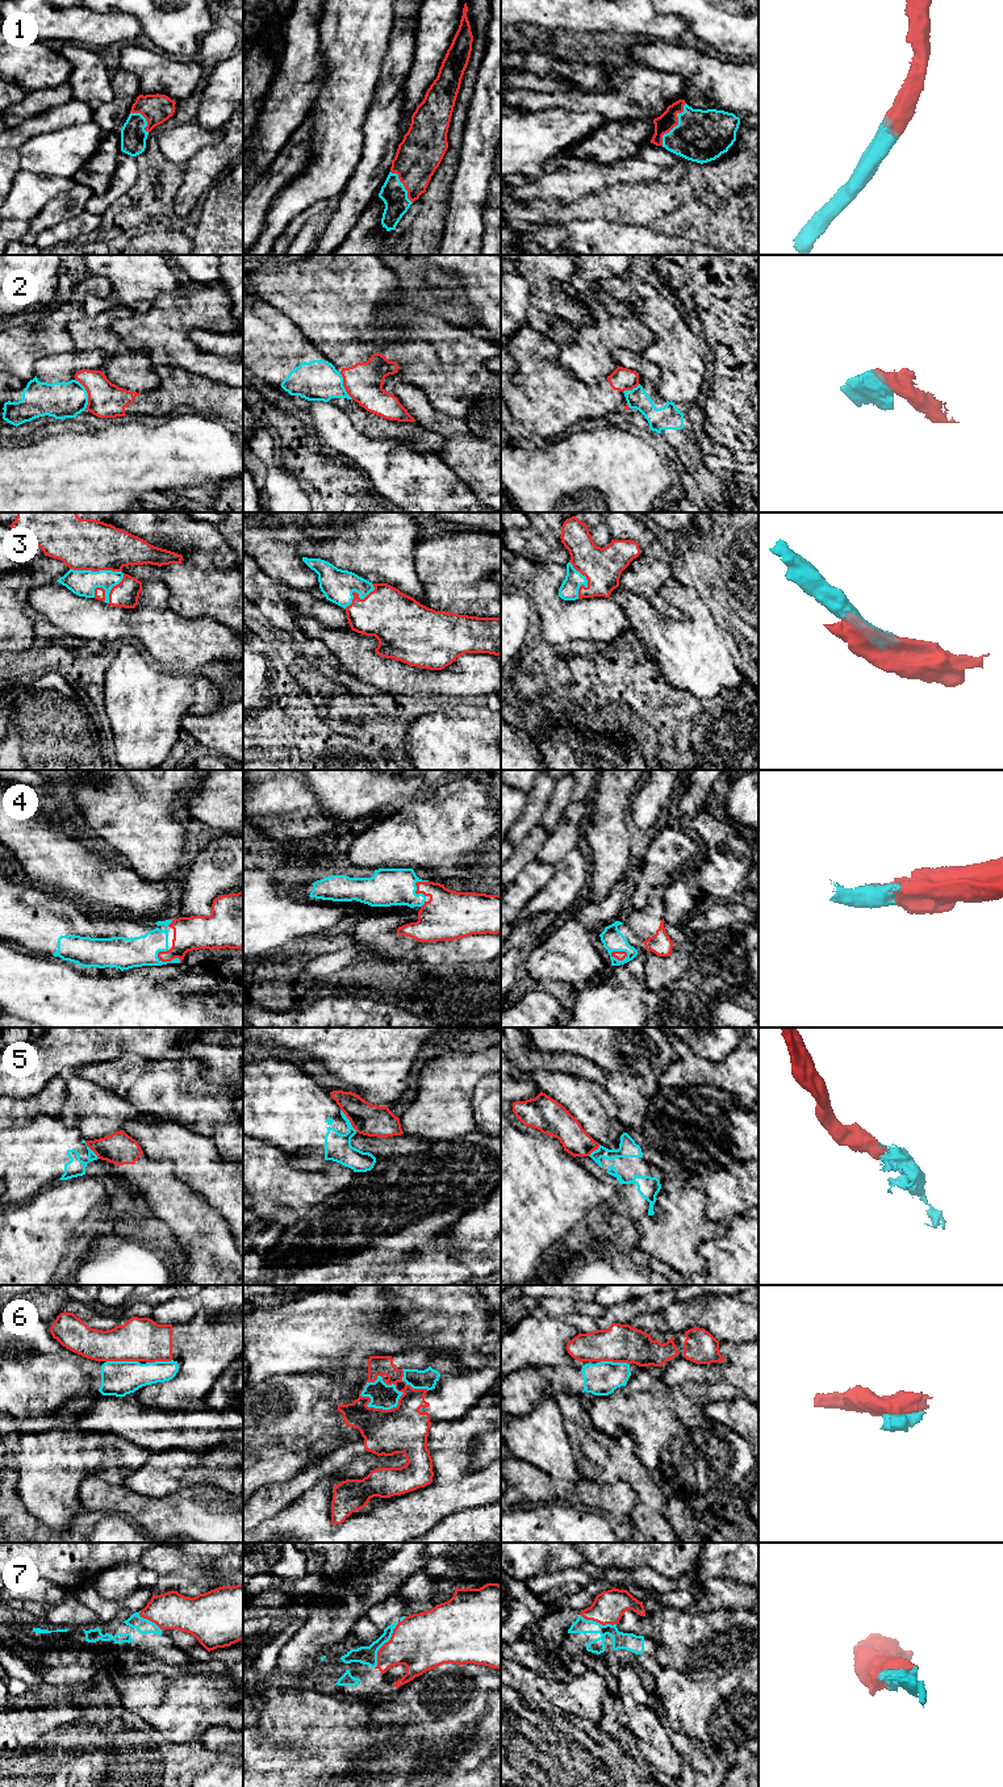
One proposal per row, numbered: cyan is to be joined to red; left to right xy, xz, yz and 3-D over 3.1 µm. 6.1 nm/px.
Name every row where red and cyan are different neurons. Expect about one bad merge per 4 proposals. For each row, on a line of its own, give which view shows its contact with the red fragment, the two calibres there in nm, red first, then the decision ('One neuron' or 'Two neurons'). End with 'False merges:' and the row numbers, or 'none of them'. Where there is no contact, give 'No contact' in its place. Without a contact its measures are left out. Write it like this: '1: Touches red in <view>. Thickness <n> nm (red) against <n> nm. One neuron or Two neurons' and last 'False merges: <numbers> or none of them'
1: Touches red in yz. Thickness 110 nm (red) against 320 nm. One neuron
2: Touches red in xy. Thickness 220 nm (red) against 220 nm. Two neurons
3: Touches red in xy. Thickness 320 nm (red) against 160 nm. One neuron
4: Touches red in xy. Thickness 200 nm (red) against 180 nm. One neuron
5: Touches red in xz. Thickness 190 nm (red) against 160 nm. Two neurons
6: Touches red in xz. Thickness 140 nm (red) against 150 nm. Two neurons
7: Touches red in xz. Thickness 360 nm (red) against 110 nm. One neuron
False merges: 2, 5, 6

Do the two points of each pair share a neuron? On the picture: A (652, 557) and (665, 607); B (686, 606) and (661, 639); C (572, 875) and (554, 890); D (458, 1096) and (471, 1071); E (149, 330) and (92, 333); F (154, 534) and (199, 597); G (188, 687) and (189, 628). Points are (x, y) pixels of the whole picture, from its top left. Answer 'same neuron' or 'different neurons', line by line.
A: same neuron
B: same neuron
C: same neuron
D: same neuron
E: different neurons
F: same neuron
G: different neurons

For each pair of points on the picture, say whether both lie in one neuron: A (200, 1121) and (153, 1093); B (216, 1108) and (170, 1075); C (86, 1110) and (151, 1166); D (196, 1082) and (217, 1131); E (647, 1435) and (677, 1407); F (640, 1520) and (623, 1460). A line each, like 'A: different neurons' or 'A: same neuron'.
A: same neuron
B: same neuron
C: different neurons
D: same neuron
E: same neuron
F: same neuron

